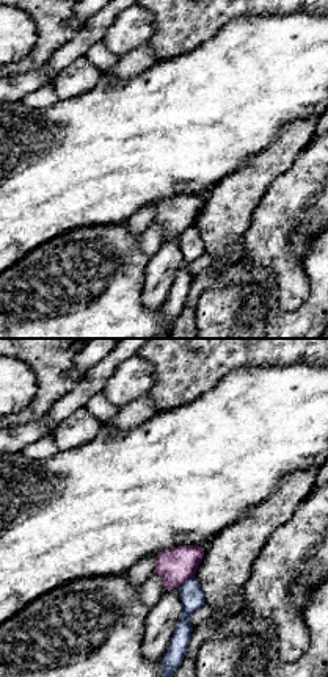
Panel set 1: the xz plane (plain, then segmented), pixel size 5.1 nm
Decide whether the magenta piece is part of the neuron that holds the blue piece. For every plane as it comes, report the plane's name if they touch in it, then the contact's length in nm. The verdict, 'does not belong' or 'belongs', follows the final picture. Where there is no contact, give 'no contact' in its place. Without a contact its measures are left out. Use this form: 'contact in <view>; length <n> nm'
contact in xz; length 110 nm

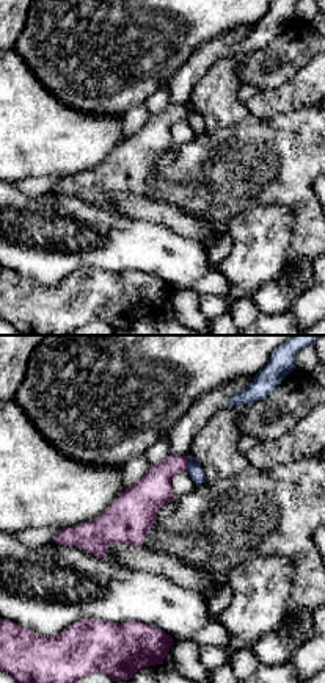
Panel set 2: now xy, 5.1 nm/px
contact in xy; length 70 nm

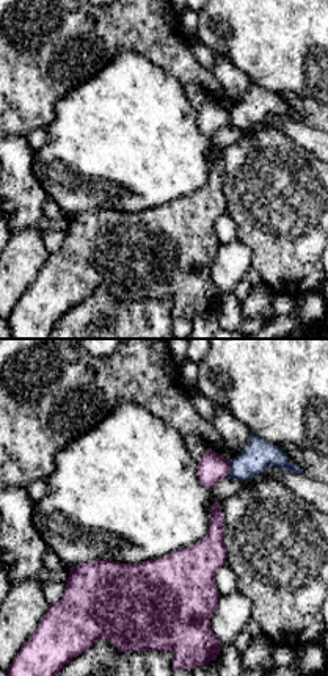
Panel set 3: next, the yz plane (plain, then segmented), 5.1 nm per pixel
contact in yz; length 90 nm

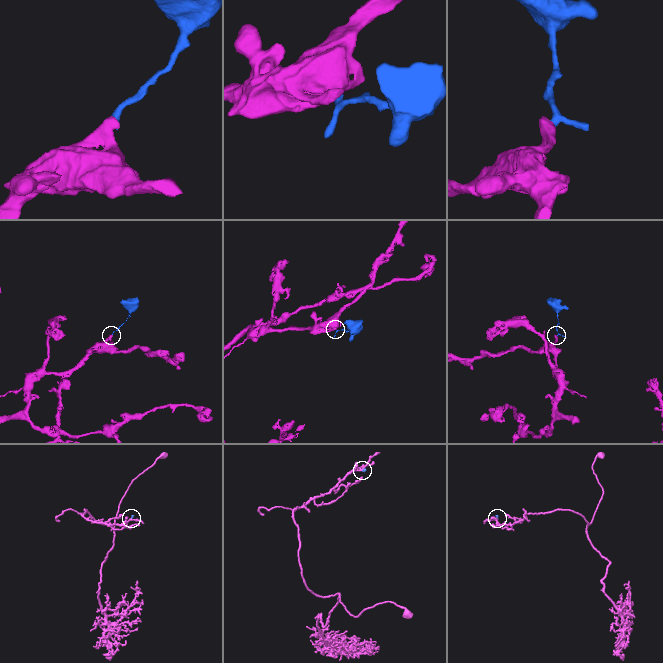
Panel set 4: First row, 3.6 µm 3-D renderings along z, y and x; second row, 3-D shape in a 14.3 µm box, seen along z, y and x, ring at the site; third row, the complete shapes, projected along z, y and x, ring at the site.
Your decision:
does not belong

